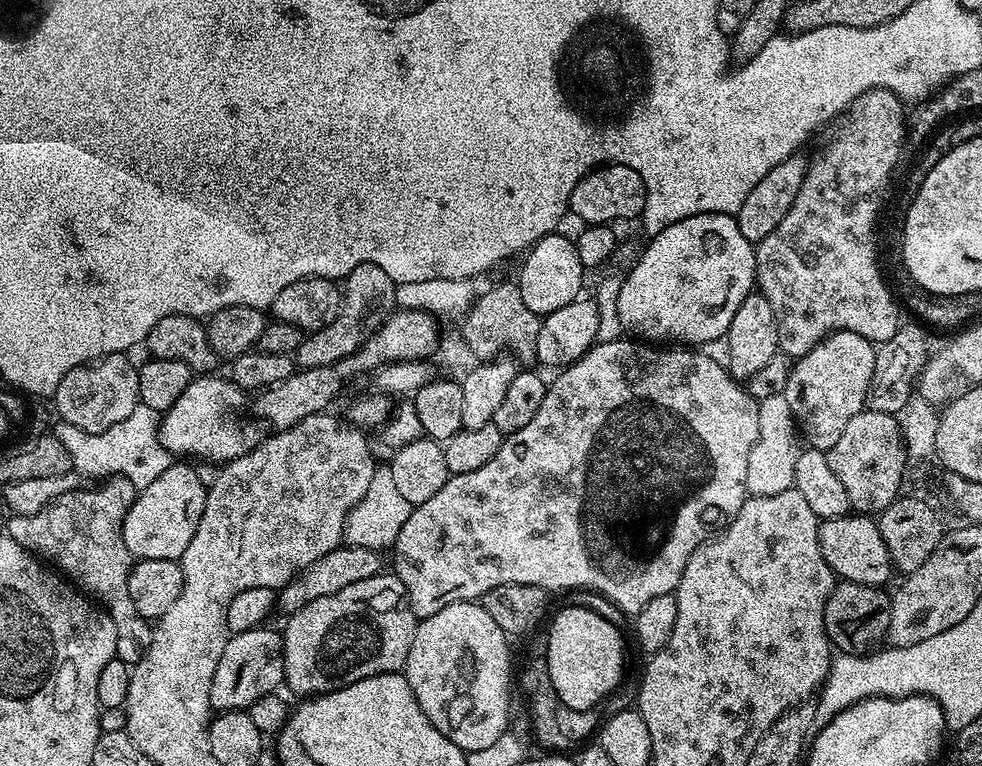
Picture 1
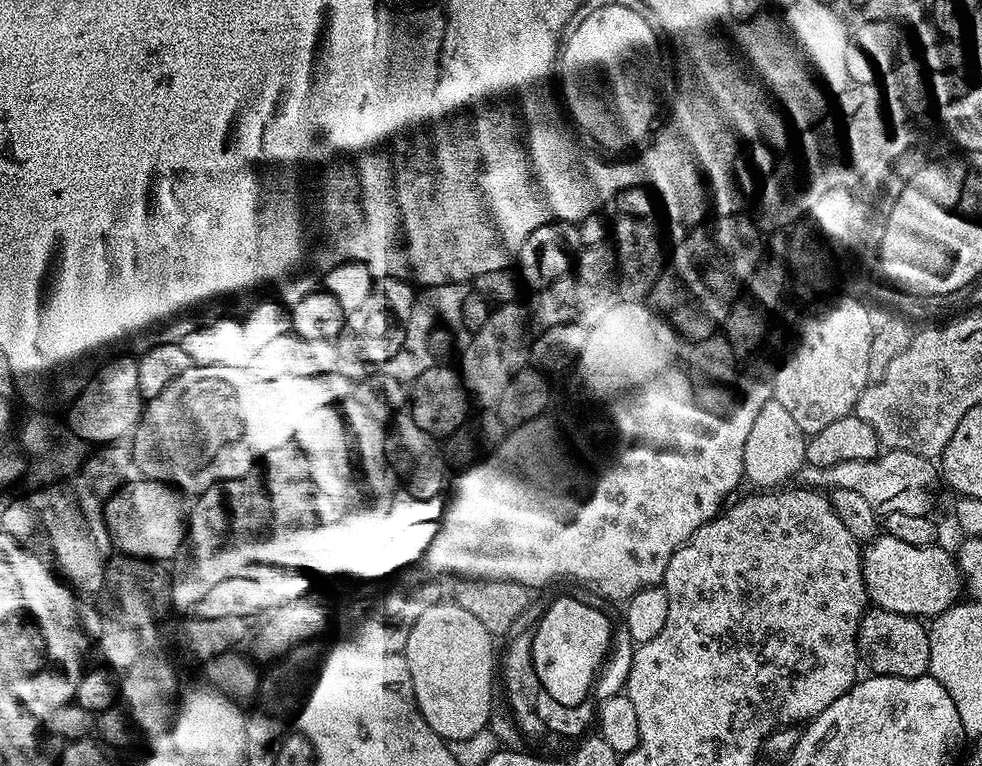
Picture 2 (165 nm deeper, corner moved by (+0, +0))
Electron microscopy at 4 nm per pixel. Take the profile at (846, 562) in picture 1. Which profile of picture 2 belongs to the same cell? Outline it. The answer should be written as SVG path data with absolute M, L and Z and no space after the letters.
M880 534L862 548L860 562L869 601L877 608L885 608L903 616L935 618L962 596L962 575L959 563L940 546L910 546L899 538Z

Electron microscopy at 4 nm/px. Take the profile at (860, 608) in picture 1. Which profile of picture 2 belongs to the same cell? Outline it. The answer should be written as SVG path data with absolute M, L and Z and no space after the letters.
M869 607L860 618L856 631L856 647L861 661L868 663L868 672L877 676L897 676L913 680L928 672L930 644L928 628L917 617L903 616L885 608Z

